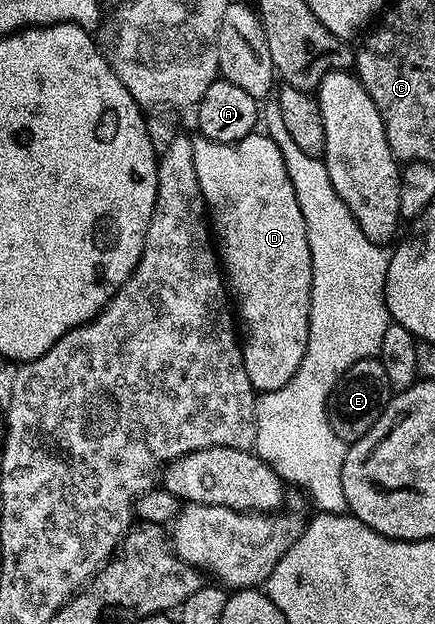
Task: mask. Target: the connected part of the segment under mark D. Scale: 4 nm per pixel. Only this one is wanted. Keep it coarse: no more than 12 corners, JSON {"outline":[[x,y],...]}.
{"outline":[[194,140],[255,393],[304,362],[312,254],[276,142]]}

